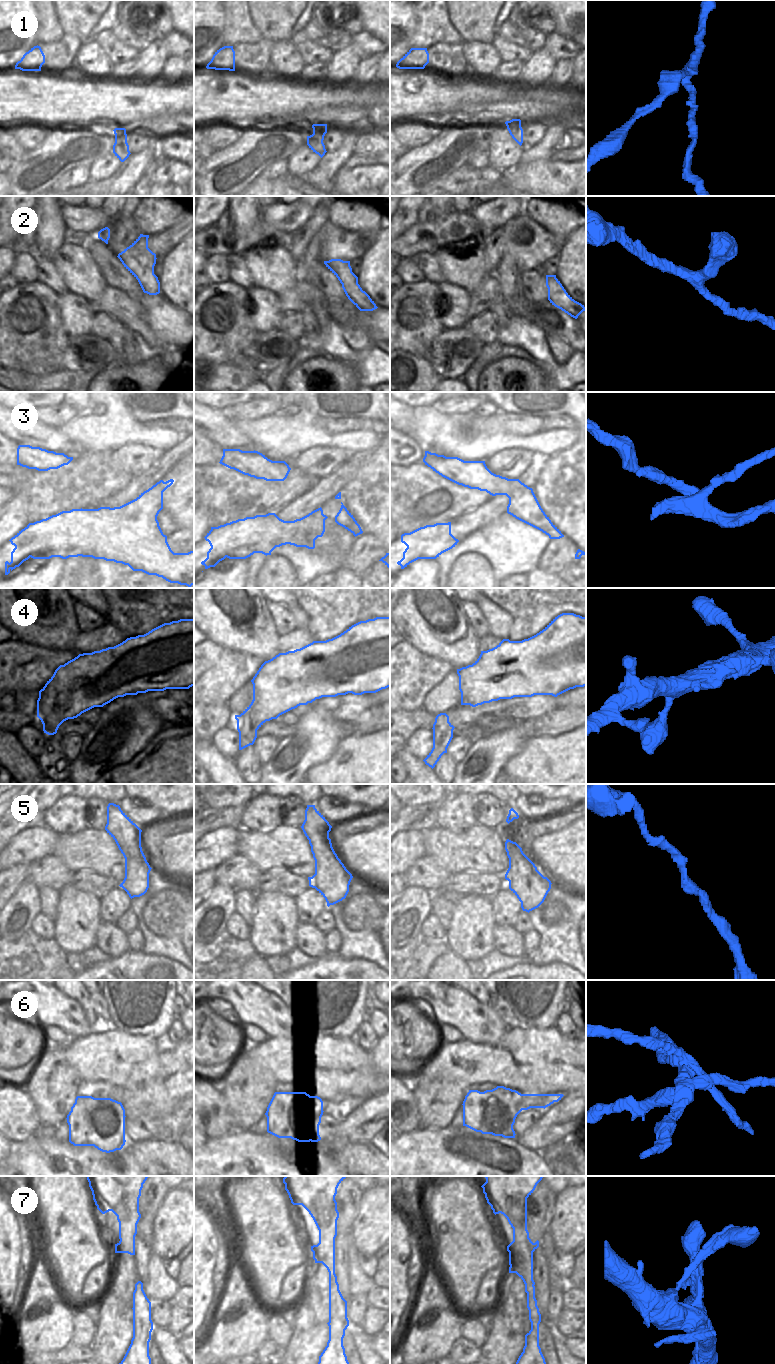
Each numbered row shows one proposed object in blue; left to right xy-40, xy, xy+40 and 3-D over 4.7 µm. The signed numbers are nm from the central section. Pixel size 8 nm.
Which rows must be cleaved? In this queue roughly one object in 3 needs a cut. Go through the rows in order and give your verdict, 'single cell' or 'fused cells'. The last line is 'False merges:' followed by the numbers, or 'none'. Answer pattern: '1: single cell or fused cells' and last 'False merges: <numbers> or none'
1: single cell
2: single cell
3: fused cells
4: single cell
5: single cell
6: fused cells
7: fused cells
False merges: 3, 6, 7

